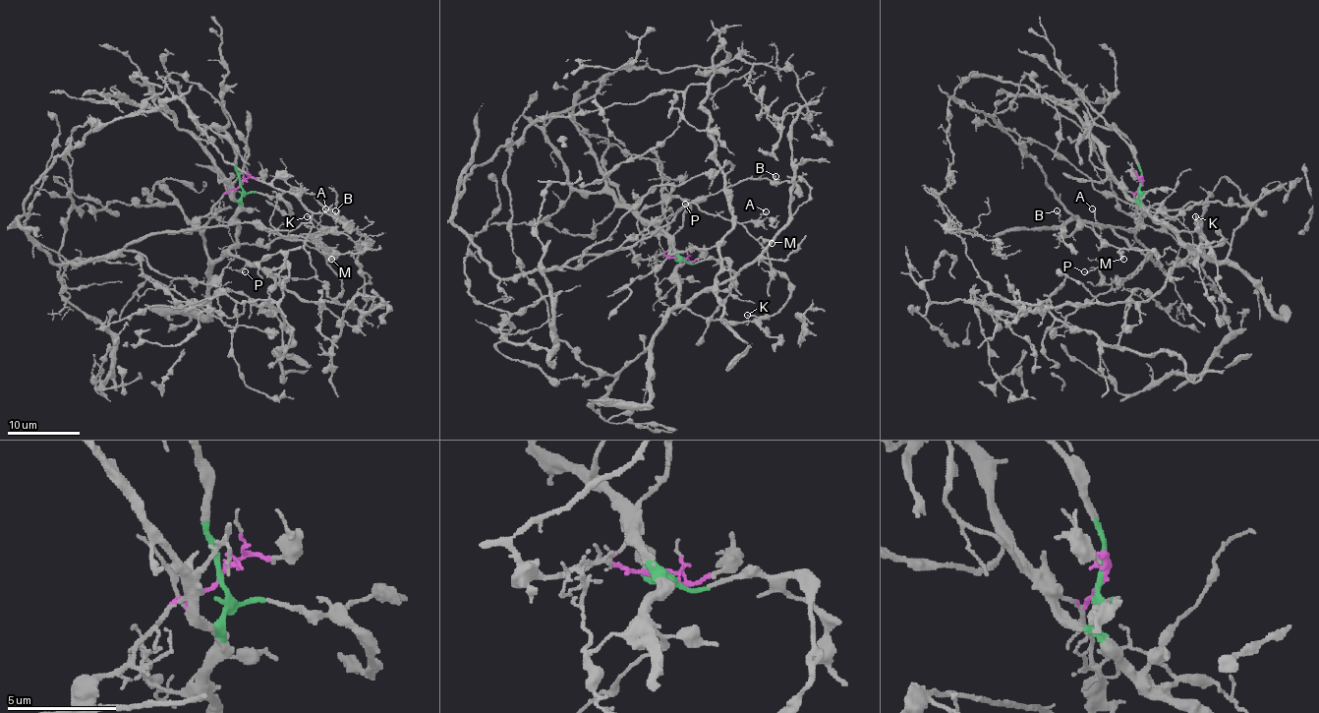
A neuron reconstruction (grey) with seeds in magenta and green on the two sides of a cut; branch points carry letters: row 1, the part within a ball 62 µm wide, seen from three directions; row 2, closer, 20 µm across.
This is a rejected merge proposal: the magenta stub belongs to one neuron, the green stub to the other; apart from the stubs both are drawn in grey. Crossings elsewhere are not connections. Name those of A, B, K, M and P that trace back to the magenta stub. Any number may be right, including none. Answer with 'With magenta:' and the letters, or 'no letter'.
With magenta: A, B, M, P

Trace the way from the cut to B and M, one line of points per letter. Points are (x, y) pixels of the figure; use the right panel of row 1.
B: (1140, 185), (1135, 194), (1137, 224), (1128, 230), (1083, 223), (1070, 235), (1060, 237), (1062, 224), (1056, 210)
M: (1140, 185), (1135, 194), (1137, 224), (1128, 230), (1083, 223), (1101, 239), (1118, 247), (1122, 259)

